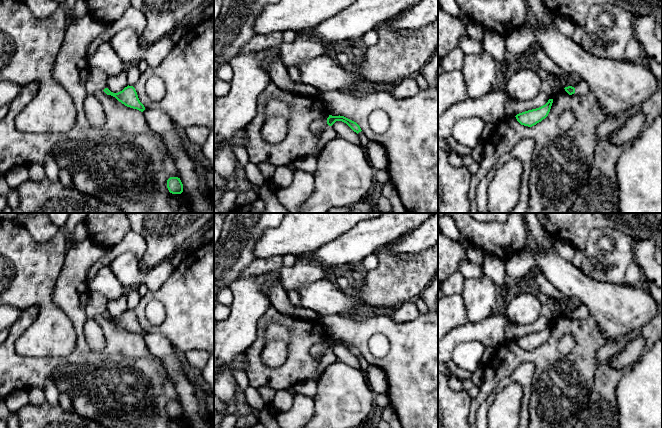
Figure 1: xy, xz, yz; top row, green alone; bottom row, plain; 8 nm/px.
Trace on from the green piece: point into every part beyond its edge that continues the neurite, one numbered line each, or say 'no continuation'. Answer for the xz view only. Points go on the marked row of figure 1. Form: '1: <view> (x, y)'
1: xz (329, 133)

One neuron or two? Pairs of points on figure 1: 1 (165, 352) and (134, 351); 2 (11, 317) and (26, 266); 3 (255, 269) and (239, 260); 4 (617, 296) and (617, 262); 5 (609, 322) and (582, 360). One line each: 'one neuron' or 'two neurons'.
1: two neurons
2: two neurons
3: two neurons
4: two neurons
5: two neurons

